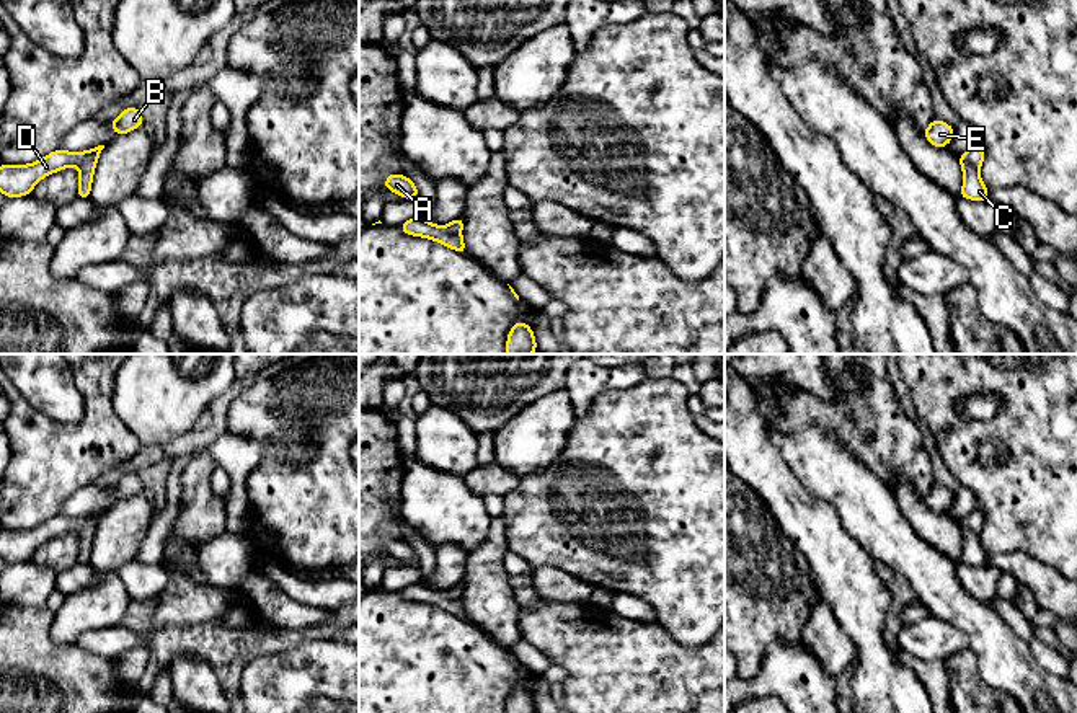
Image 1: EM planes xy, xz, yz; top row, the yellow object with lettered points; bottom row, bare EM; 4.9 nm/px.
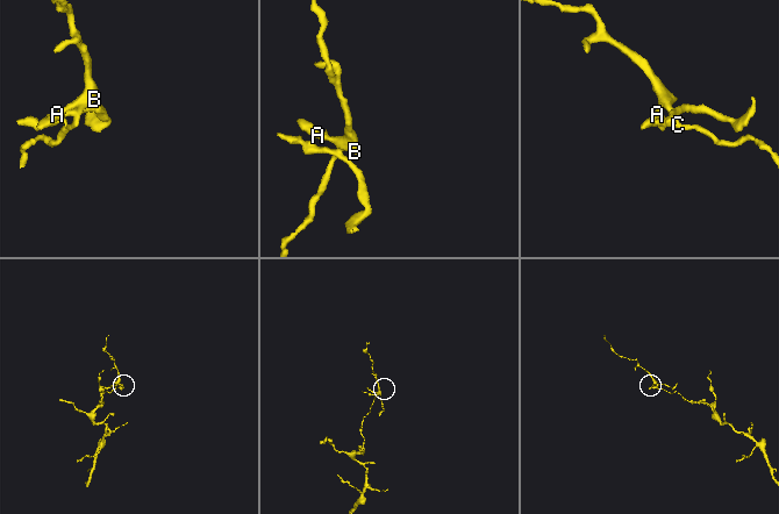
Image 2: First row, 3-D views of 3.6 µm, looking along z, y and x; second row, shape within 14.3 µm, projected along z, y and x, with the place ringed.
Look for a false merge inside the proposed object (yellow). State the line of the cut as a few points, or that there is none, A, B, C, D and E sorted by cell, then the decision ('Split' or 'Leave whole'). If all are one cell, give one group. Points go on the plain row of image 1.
Split along xz (444, 593), (451, 599), (459, 599). Groups: A B C E / D. Split

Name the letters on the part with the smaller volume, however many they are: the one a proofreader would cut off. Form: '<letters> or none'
D

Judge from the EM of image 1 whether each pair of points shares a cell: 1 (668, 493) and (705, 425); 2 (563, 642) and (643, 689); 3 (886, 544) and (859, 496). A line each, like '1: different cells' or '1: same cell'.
1: different cells
2: same cell
3: same cell

